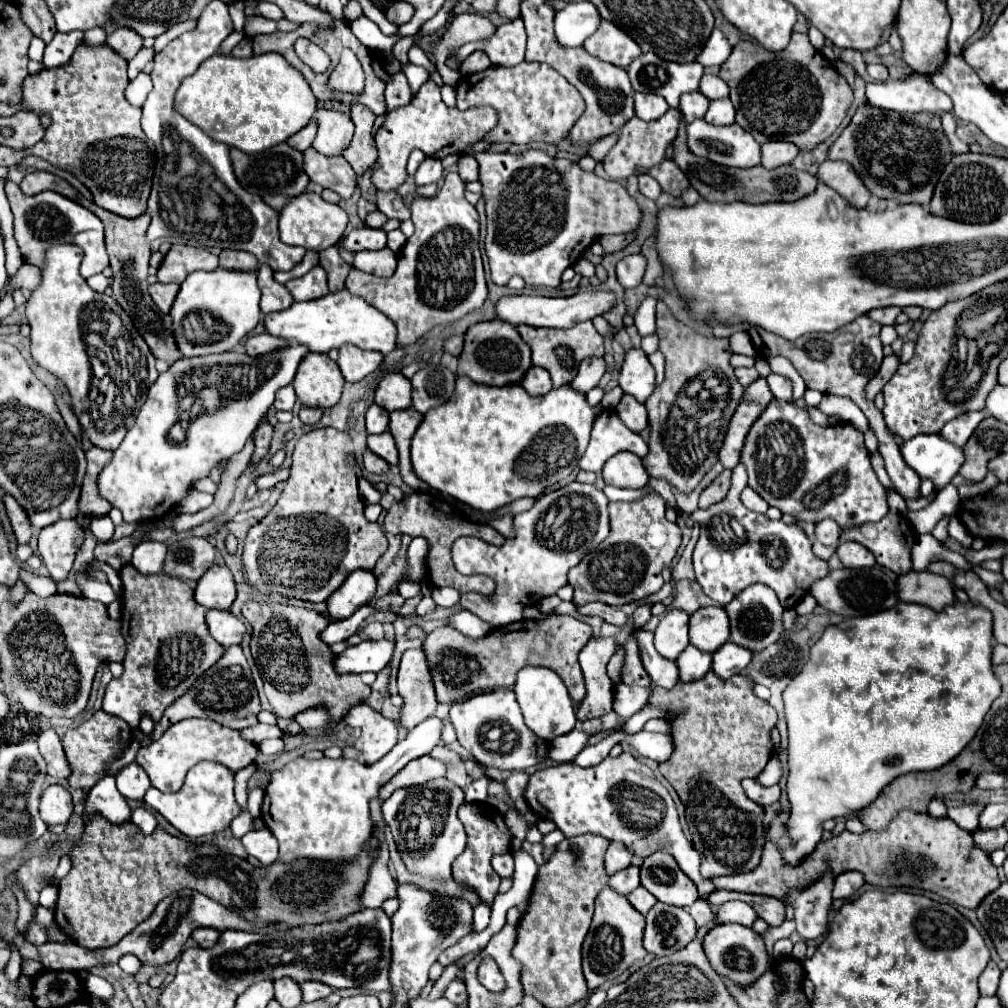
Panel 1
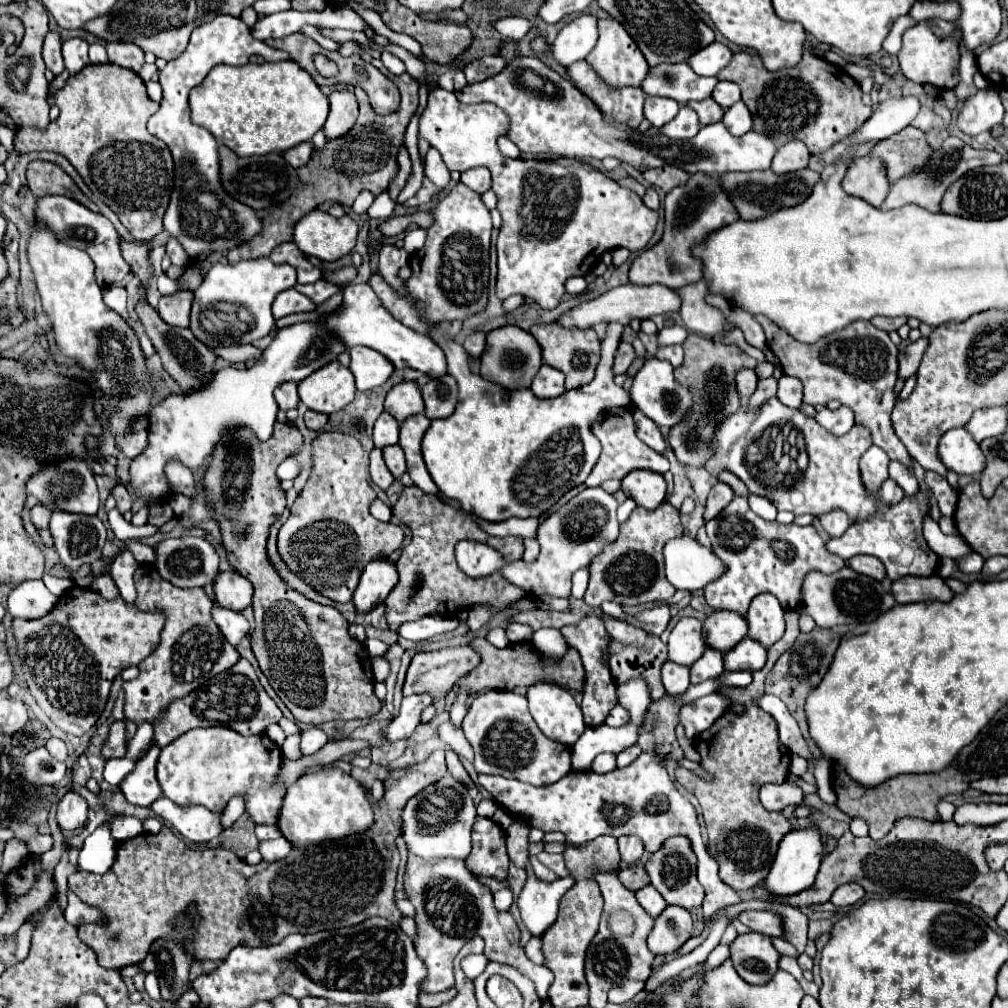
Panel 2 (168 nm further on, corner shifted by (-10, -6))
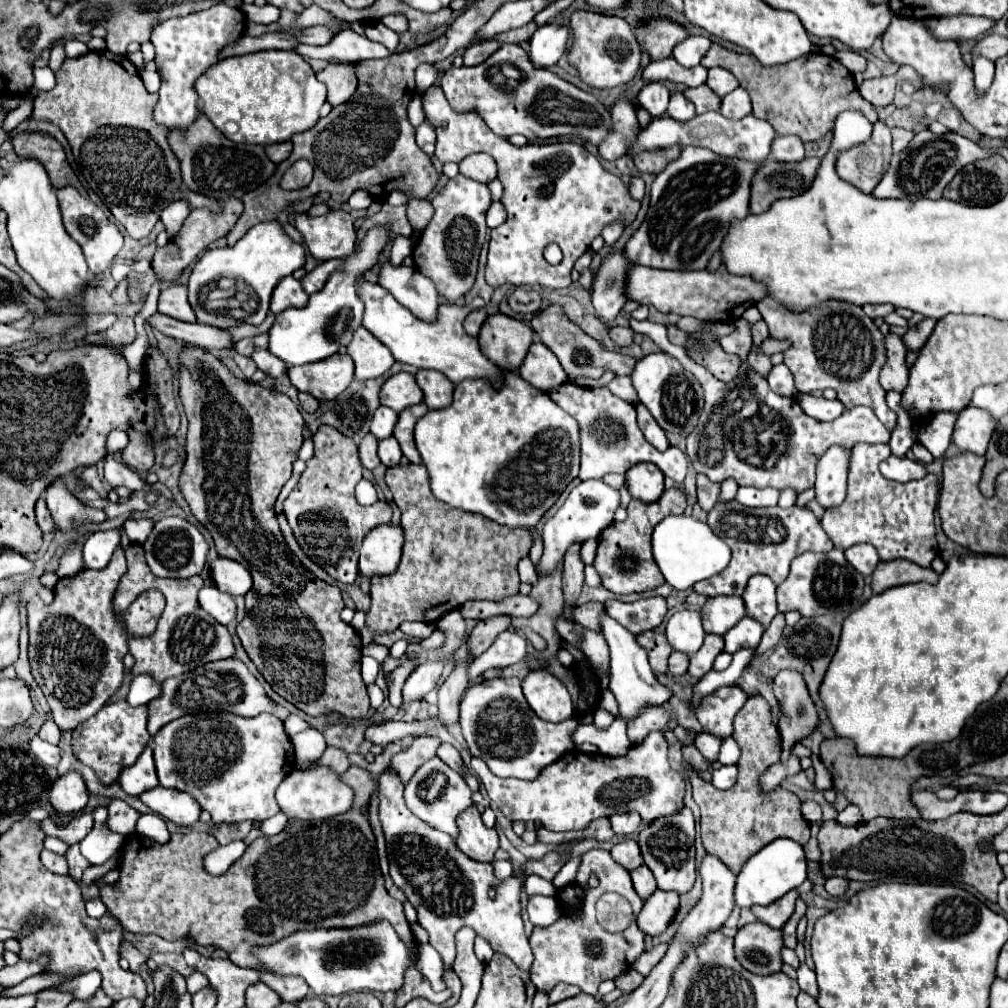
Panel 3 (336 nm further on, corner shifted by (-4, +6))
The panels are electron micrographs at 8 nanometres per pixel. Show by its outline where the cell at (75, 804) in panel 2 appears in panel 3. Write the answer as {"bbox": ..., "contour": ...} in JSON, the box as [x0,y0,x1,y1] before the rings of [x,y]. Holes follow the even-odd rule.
{"bbox":[49,771,89,815],"contour":[[[69,771],[53,783],[49,801],[59,815],[75,815],[85,809],[87,799],[89,799],[89,793],[83,777],[75,771]]]}

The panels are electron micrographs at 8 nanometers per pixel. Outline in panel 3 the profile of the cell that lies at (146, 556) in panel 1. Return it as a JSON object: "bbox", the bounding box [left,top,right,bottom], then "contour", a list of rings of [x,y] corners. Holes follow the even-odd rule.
{"bbox":[83,529,121,569],"contour":[[[119,529],[91,533],[89,539],[85,541],[83,569],[103,569],[109,563],[113,551],[119,547],[119,543],[121,543]]]}

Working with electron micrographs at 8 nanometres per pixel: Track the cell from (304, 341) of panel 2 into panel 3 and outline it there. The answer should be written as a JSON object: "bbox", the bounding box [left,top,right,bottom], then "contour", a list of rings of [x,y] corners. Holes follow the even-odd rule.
{"bbox":[269,227,389,365],"contour":[[[375,227],[367,231],[365,239],[361,241],[355,255],[345,259],[345,269],[335,271],[327,285],[309,297],[305,307],[289,307],[275,317],[273,327],[269,329],[269,353],[287,361],[287,365],[305,365],[329,355],[335,355],[341,345],[347,345],[353,337],[353,331],[361,325],[363,317],[363,303],[355,293],[355,277],[365,275],[379,261],[379,253],[383,251],[385,243],[389,241],[389,233],[385,227]]]}

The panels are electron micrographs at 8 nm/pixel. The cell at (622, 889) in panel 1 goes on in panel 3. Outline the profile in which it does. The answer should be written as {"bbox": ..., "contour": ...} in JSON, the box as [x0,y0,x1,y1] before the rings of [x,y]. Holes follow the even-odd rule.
{"bbox":[611,839,643,871],"contour":[[[623,839],[623,841],[615,843],[613,849],[611,849],[611,857],[621,867],[625,867],[627,871],[633,871],[633,869],[637,869],[637,867],[643,865],[643,857],[641,857],[639,845],[633,839]]]}

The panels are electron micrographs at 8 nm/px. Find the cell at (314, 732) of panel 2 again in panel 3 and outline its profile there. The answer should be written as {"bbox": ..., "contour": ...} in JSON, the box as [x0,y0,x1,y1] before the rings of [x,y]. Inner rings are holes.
{"bbox":[291,727,327,767],"contour":[[[309,727],[301,733],[297,733],[295,737],[291,737],[291,743],[293,743],[293,749],[295,749],[297,763],[303,763],[307,767],[311,767],[311,763],[317,761],[327,747],[321,731],[317,731],[313,727]]]}

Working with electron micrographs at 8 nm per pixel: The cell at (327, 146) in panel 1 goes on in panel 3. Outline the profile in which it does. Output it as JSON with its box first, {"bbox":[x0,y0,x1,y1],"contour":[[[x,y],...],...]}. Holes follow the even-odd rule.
{"bbox":[317,63,357,107],"contour":[[[339,63],[339,65],[327,65],[321,73],[317,73],[317,79],[325,83],[327,87],[327,101],[331,107],[337,107],[351,99],[351,95],[357,89],[357,77],[351,63]]]}

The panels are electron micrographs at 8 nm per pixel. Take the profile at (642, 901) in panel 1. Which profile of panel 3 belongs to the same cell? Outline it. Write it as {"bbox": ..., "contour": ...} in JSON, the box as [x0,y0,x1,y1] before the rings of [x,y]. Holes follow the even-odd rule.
{"bbox":[631,865,657,901],"contour":[[[643,865],[643,867],[635,869],[635,871],[631,871],[631,879],[633,879],[633,887],[635,887],[637,895],[639,895],[643,901],[649,899],[649,897],[657,891],[655,877],[653,877],[653,873],[649,871],[647,865]]]}

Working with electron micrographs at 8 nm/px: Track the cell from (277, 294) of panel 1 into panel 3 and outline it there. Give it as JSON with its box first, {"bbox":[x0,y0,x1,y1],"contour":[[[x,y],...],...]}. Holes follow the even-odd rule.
{"bbox":[271,277,309,313],"contour":[[[283,277],[273,295],[271,295],[271,311],[281,313],[287,307],[303,307],[307,303],[309,295],[303,291],[301,283],[293,277]]]}

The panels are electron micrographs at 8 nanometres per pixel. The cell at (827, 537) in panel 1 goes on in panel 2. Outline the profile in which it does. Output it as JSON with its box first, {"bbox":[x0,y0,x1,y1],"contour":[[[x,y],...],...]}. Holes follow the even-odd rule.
{"bbox":[819,511,851,537],"contour":[[[829,511],[829,513],[821,515],[819,521],[831,537],[841,537],[845,533],[845,529],[851,525],[851,519],[845,511]]]}

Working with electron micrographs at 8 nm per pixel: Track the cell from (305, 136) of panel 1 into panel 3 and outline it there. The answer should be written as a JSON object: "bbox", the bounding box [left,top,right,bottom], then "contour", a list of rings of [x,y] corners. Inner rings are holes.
{"bbox":[265,141,293,163],"contour":[[[283,141],[283,143],[265,145],[265,149],[267,149],[267,155],[271,157],[271,161],[275,161],[275,163],[281,163],[281,161],[285,161],[285,159],[291,155],[291,149],[293,149],[293,145],[291,145],[291,141]]]}

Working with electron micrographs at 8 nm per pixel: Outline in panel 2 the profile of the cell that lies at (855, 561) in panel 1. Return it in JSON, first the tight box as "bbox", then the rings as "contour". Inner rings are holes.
{"bbox":[849,555,885,581],"contour":[[[857,555],[853,559],[849,559],[849,567],[861,575],[873,577],[877,581],[885,579],[885,569],[881,565],[881,561],[877,561],[877,557],[869,557],[869,555]]]}

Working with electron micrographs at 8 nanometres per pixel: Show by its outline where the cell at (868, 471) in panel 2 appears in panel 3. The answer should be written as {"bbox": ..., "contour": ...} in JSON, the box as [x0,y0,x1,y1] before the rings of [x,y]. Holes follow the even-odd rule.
{"bbox":[821,443,939,567],"contour":[[[857,443],[851,449],[847,497],[839,507],[825,511],[821,527],[837,549],[845,551],[857,543],[871,543],[881,561],[907,559],[921,567],[929,567],[939,553],[933,525],[937,477],[925,475],[923,479],[911,483],[889,481],[879,471],[879,463],[889,455],[891,451],[885,443]]]}

